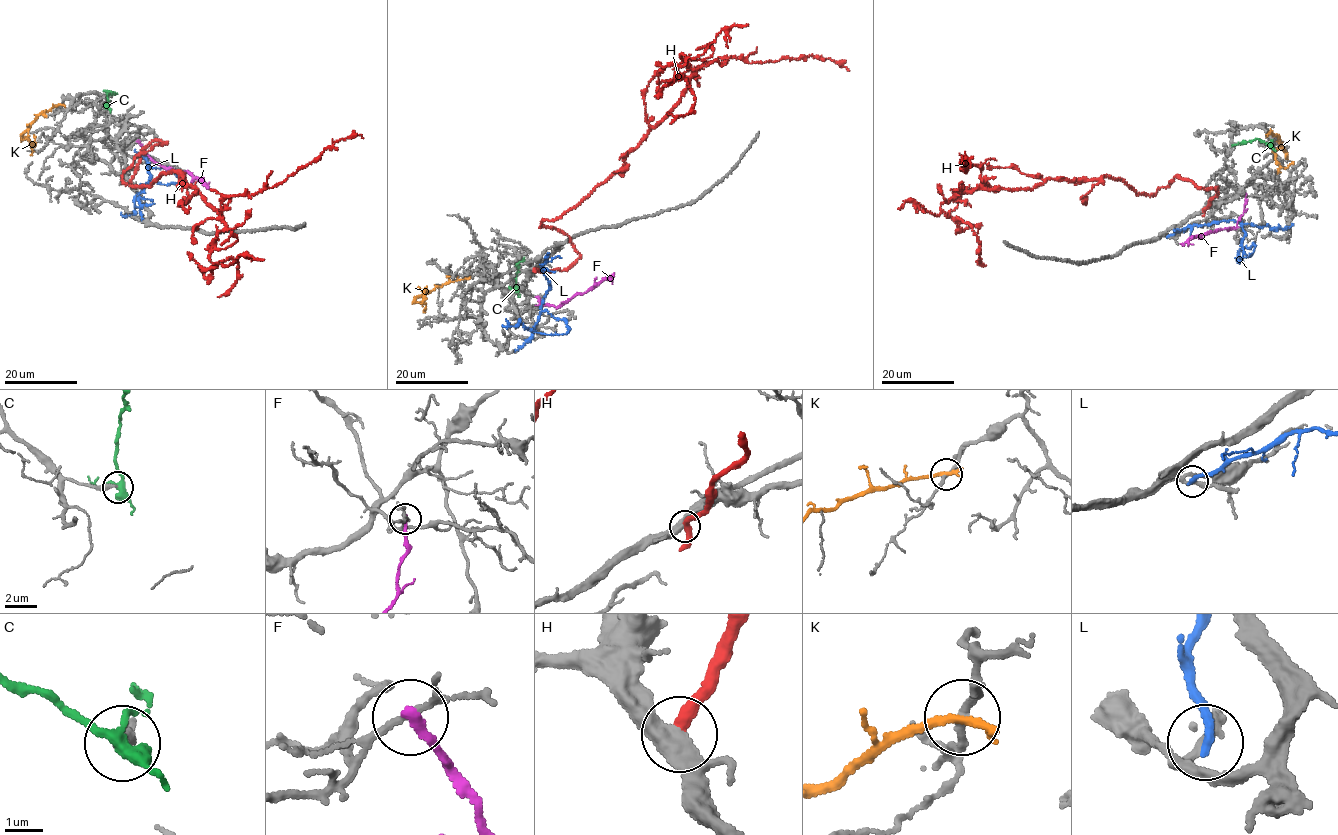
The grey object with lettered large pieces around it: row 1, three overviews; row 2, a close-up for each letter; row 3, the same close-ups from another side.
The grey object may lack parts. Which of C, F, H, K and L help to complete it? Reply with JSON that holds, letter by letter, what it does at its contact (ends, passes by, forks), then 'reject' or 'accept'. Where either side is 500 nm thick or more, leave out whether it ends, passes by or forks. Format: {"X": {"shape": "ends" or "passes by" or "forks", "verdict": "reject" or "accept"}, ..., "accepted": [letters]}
{"C": {"shape": "forks", "verdict": "reject"}, "F": {"shape": "ends", "verdict": "reject"}, "H": {"shape": "passes by", "verdict": "reject"}, "K": {"shape": "ends", "verdict": "reject"}, "L": {"shape": "ends", "verdict": "reject"}, "accepted": []}

